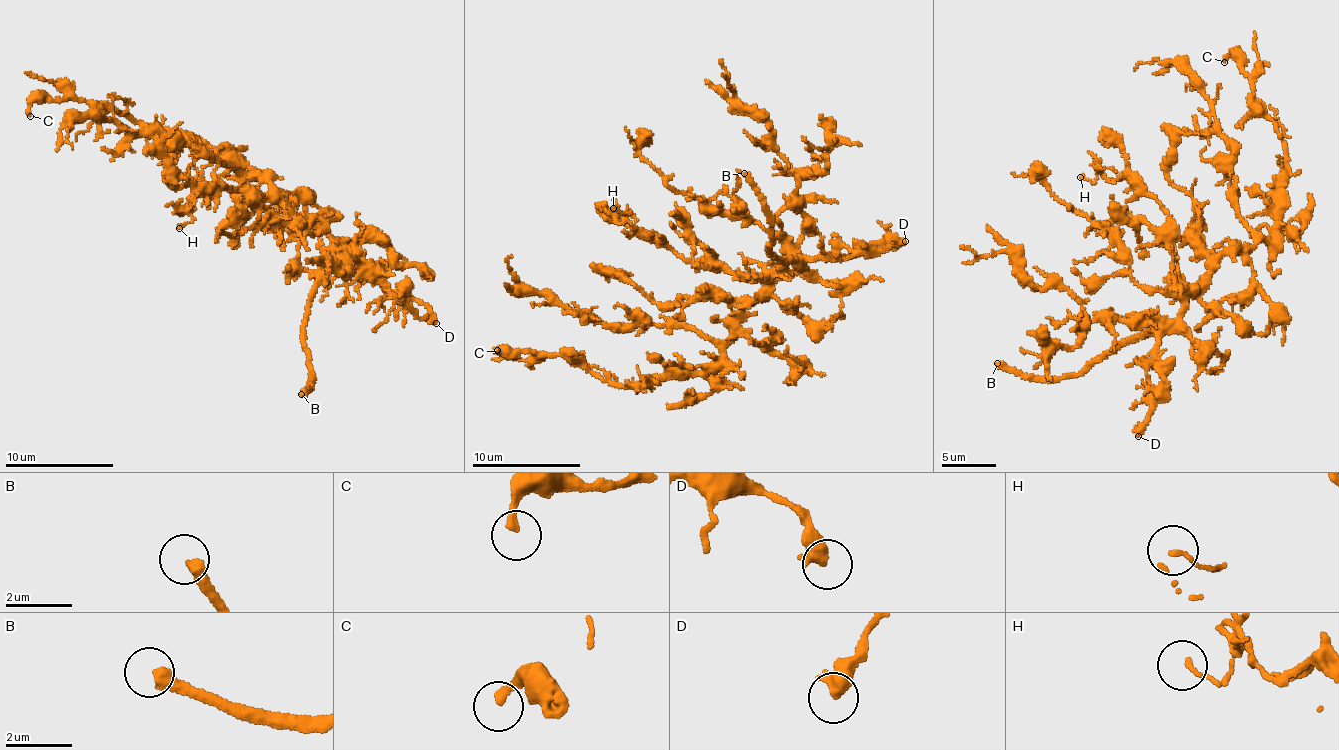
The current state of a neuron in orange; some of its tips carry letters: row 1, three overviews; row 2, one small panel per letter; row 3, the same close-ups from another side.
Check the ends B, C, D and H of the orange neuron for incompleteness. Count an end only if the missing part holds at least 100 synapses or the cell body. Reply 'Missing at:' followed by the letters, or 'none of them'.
Missing at: B

